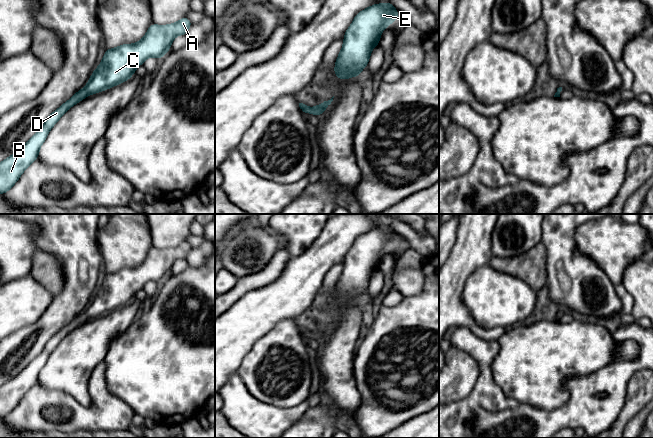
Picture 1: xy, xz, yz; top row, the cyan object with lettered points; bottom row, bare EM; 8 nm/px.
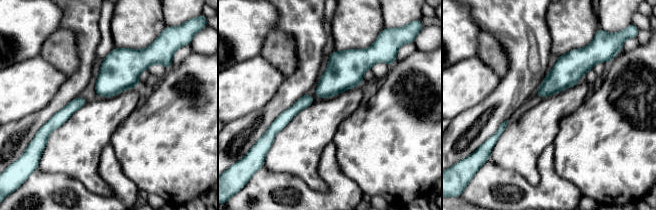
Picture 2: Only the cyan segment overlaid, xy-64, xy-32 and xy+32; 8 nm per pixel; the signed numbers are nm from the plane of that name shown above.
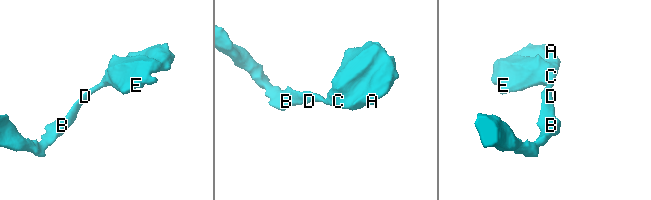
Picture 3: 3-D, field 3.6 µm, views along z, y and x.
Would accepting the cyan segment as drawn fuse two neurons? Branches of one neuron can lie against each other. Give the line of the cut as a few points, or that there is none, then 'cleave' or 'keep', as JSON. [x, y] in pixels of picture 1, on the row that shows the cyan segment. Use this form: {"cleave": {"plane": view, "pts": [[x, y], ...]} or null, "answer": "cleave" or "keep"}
{"cleave": null, "answer": "keep"}

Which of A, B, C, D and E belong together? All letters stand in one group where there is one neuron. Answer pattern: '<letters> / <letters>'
A B C D E

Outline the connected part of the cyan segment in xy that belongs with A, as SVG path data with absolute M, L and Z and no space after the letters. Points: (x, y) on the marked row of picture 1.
M187 17L169 25L151 24L146 35L137 43L122 44L116 48L105 49L105 55L100 65L93 71L86 86L76 92L67 102L63 103L57 110L52 112L46 119L42 128L35 133L16 153L0 162L0 194L5 194L18 181L26 168L39 156L39 149L47 138L49 131L72 106L85 99L88 95L99 93L131 78L138 66L142 65L149 57L161 59L170 49L176 36L186 35L192 25Z

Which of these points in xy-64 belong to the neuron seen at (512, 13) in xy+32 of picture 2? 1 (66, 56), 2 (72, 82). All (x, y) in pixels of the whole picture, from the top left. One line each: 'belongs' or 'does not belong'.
1: does not belong
2: belongs

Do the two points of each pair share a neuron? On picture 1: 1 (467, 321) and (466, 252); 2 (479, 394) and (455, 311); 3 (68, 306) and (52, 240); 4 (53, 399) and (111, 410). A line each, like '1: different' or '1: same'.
1: same
2: different
3: same
4: same

